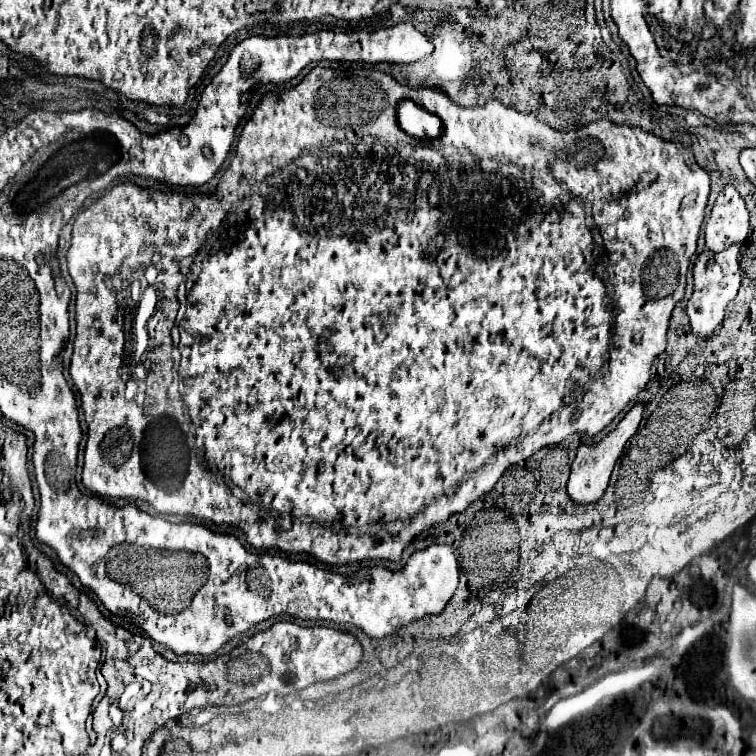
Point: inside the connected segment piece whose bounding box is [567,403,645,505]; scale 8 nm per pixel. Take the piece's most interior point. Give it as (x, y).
(590, 472)

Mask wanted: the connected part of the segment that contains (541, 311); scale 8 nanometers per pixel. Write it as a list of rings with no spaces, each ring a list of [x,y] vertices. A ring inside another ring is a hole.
[[[349,65],[349,67],[335,67],[335,69],[331,69],[331,67],[329,67],[329,69],[325,69],[325,67],[315,67],[315,69],[311,69],[311,71],[309,71],[309,75],[307,75],[307,77],[305,77],[305,79],[303,79],[303,81],[301,81],[301,83],[299,83],[299,85],[297,85],[297,87],[293,87],[293,89],[289,89],[289,91],[279,91],[279,93],[269,93],[269,95],[265,95],[265,97],[263,97],[263,101],[261,101],[261,103],[259,103],[259,105],[257,105],[257,109],[255,109],[255,113],[253,113],[253,117],[251,117],[251,119],[249,119],[249,121],[247,121],[247,123],[245,123],[245,127],[243,127],[243,131],[241,131],[241,137],[239,137],[239,143],[237,143],[237,149],[235,149],[235,157],[233,157],[233,159],[231,159],[231,163],[229,163],[229,169],[227,169],[227,181],[223,181],[223,185],[227,185],[227,189],[231,189],[231,197],[227,197],[227,201],[223,201],[223,209],[219,209],[219,213],[211,213],[211,211],[207,211],[207,213],[199,213],[199,205],[201,205],[201,195],[171,195],[171,193],[161,193],[161,191],[155,191],[155,189],[141,189],[141,187],[137,187],[137,185],[133,185],[133,183],[121,183],[121,185],[115,185],[115,187],[113,187],[113,189],[109,189],[109,191],[107,191],[107,193],[105,193],[105,195],[103,195],[103,197],[101,197],[101,199],[97,199],[97,201],[95,201],[95,203],[93,203],[93,205],[91,205],[91,207],[87,207],[87,209],[83,209],[83,211],[79,211],[79,215],[77,215],[77,219],[75,219],[75,225],[73,225],[73,239],[71,239],[71,247],[69,247],[69,253],[67,253],[67,263],[69,263],[69,273],[71,273],[71,277],[73,277],[73,283],[75,283],[75,287],[77,287],[77,301],[75,301],[75,305],[77,305],[77,335],[75,335],[75,351],[73,351],[73,359],[71,359],[71,367],[69,367],[69,371],[71,371],[71,379],[73,379],[73,383],[75,383],[75,387],[77,387],[77,389],[79,389],[79,393],[81,393],[81,407],[83,407],[83,413],[85,413],[85,419],[87,419],[87,425],[89,425],[89,433],[87,433],[87,447],[85,447],[85,465],[83,465],[83,485],[85,485],[85,487],[87,487],[87,489],[89,489],[89,491],[91,491],[91,492],[92,492],[92,491],[93,491],[93,493],[97,493],[97,495],[98,495],[98,496],[99,496],[99,497],[96,497],[96,498],[97,498],[97,499],[99,499],[99,500],[101,500],[101,501],[102,501],[102,502],[103,502],[103,503],[105,503],[105,497],[110,497],[110,498],[116,498],[116,499],[126,499],[126,500],[128,500],[128,501],[129,501],[129,502],[128,502],[128,503],[127,503],[127,504],[126,504],[126,505],[128,505],[128,504],[134,504],[134,505],[135,505],[135,506],[136,506],[136,507],[137,507],[137,508],[139,508],[139,509],[141,509],[141,510],[142,510],[142,511],[145,511],[145,512],[147,512],[147,513],[149,513],[149,515],[153,515],[153,516],[155,516],[155,517],[163,517],[163,519],[165,519],[165,520],[166,520],[166,521],[169,521],[169,522],[170,522],[170,523],[173,523],[173,524],[179,524],[179,523],[188,523],[188,522],[187,522],[187,515],[193,515],[193,517],[195,517],[195,518],[197,518],[197,519],[201,519],[201,520],[207,520],[207,521],[211,521],[211,522],[214,522],[214,523],[216,523],[216,524],[229,524],[229,525],[233,525],[233,526],[236,526],[236,527],[241,527],[241,529],[242,529],[242,531],[243,531],[243,532],[244,532],[244,533],[245,533],[245,535],[246,535],[246,537],[247,537],[247,542],[248,542],[248,543],[249,543],[249,544],[250,544],[250,545],[253,545],[253,547],[257,547],[257,549],[281,549],[281,551],[289,551],[289,553],[309,553],[309,555],[313,555],[313,557],[315,557],[315,559],[316,559],[316,560],[318,560],[318,561],[321,561],[321,563],[327,563],[327,565],[345,565],[345,563],[355,563],[355,561],[363,561],[363,559],[375,559],[375,557],[377,557],[377,547],[383,547],[383,537],[381,537],[381,533],[376,533],[376,531],[375,531],[375,529],[376,529],[376,527],[377,527],[377,526],[378,526],[378,527],[380,527],[380,526],[381,526],[381,527],[383,527],[383,528],[384,528],[384,530],[383,530],[383,532],[384,532],[384,531],[386,531],[386,532],[387,532],[387,533],[388,533],[388,534],[391,534],[391,533],[392,533],[392,532],[393,532],[393,525],[389,525],[389,524],[390,524],[390,523],[392,523],[392,522],[393,522],[393,521],[397,521],[397,520],[401,520],[401,521],[403,521],[403,520],[407,520],[407,519],[408,519],[408,520],[409,520],[409,519],[411,519],[411,517],[413,517],[413,519],[411,519],[411,523],[409,523],[409,525],[407,525],[407,527],[405,527],[405,529],[401,529],[401,531],[399,531],[399,559],[401,559],[401,555],[403,555],[403,551],[405,551],[405,549],[407,549],[407,547],[409,547],[409,545],[411,545],[411,541],[413,541],[413,539],[415,539],[415,537],[417,537],[417,535],[419,535],[419,533],[421,533],[421,531],[425,531],[425,529],[429,529],[429,527],[431,527],[431,525],[437,525],[437,523],[443,523],[443,521],[447,521],[447,519],[449,519],[449,517],[451,517],[451,515],[455,515],[455,513],[461,513],[461,511],[465,511],[465,509],[467,509],[467,505],[469,505],[469,503],[473,503],[473,501],[475,501],[475,499],[479,499],[479,497],[481,497],[481,495],[483,495],[483,493],[485,493],[485,491],[491,491],[491,489],[493,489],[493,487],[495,487],[495,483],[497,483],[497,481],[499,481],[499,477],[501,477],[501,475],[503,475],[503,473],[505,473],[505,469],[507,469],[507,467],[509,467],[509,465],[513,465],[513,463],[521,463],[521,461],[523,461],[523,459],[527,459],[527,457],[531,457],[531,455],[533,455],[533,453],[537,453],[537,451],[539,451],[539,449],[541,449],[541,447],[547,447],[547,445],[555,445],[555,444],[559,444],[559,443],[560,443],[560,442],[561,442],[561,441],[563,441],[563,440],[564,440],[564,439],[565,439],[565,438],[566,438],[566,437],[567,437],[567,435],[573,435],[573,433],[587,433],[587,435],[589,435],[589,437],[593,437],[593,435],[597,435],[597,433],[601,433],[601,431],[603,431],[603,429],[605,429],[605,427],[607,427],[607,425],[609,425],[609,423],[611,423],[611,421],[613,421],[613,419],[615,419],[615,417],[617,417],[617,415],[619,415],[619,413],[621,413],[621,411],[623,411],[623,409],[625,409],[625,407],[627,407],[627,405],[629,405],[629,403],[631,403],[631,401],[633,401],[633,399],[637,399],[637,395],[639,395],[639,393],[641,393],[641,391],[643,391],[643,389],[645,389],[645,385],[647,385],[647,381],[649,381],[649,379],[651,379],[651,365],[653,365],[653,361],[655,361],[655,357],[657,357],[657,355],[661,355],[661,353],[663,353],[663,351],[665,351],[665,347],[667,347],[667,327],[669,327],[669,317],[671,317],[671,311],[673,311],[673,307],[675,307],[675,305],[677,305],[677,301],[679,301],[679,299],[681,299],[681,297],[683,297],[683,295],[685,295],[685,285],[687,285],[687,267],[689,267],[689,259],[691,259],[691,257],[693,257],[693,253],[695,253],[695,251],[697,251],[697,239],[699,239],[699,231],[701,231],[701,223],[703,223],[703,219],[705,219],[705,207],[707,207],[707,199],[709,199],[709,173],[707,173],[707,171],[705,171],[705,169],[701,169],[701,167],[699,167],[699,165],[697,165],[697,161],[695,161],[695,157],[693,157],[693,153],[691,153],[691,149],[689,149],[689,147],[683,147],[683,145],[679,145],[679,143],[671,143],[671,141],[665,141],[665,139],[659,139],[659,137],[655,137],[655,135],[651,135],[651,133],[647,133],[647,131],[643,131],[643,129],[637,129],[637,127],[629,127],[629,125],[613,125],[613,123],[611,123],[611,121],[605,121],[605,119],[601,119],[601,121],[595,121],[595,123],[589,123],[589,125],[585,125],[585,127],[579,127],[579,129],[577,129],[577,131],[559,131],[559,129],[553,129],[553,127],[549,127],[549,125],[547,125],[547,123],[543,123],[543,121],[539,121],[539,119],[537,119],[537,117],[535,117],[535,115],[531,115],[531,113],[529,113],[529,117],[525,117],[525,115],[523,115],[523,113],[521,113],[521,111],[517,111],[517,109],[515,109],[515,107],[507,107],[507,105],[503,105],[503,103],[501,103],[501,101],[497,101],[497,99],[493,99],[493,101],[487,101],[487,103],[485,103],[485,105],[483,105],[483,107],[471,107],[471,109],[467,109],[467,107],[461,107],[461,105],[457,105],[457,103],[453,103],[453,101],[451,101],[451,99],[449,99],[449,97],[447,97],[447,95],[445,95],[445,93],[443,93],[443,91],[439,91],[439,89],[413,89],[413,87],[407,87],[407,85],[401,85],[401,83],[397,83],[397,81],[395,81],[395,79],[393,79],[393,77],[389,77],[389,75],[385,75],[385,73],[381,73],[381,71],[375,71],[375,69],[365,69],[365,67],[359,67],[359,65]],[[405,99],[409,99],[409,101],[413,101],[413,103],[417,103],[417,105],[421,105],[421,107],[423,107],[423,109],[427,109],[427,111],[429,111],[429,113],[435,113],[435,115],[437,115],[437,117],[439,117],[439,119],[441,119],[441,135],[439,135],[439,137],[437,137],[437,139],[417,139],[417,137],[411,137],[411,135],[407,135],[407,133],[405,133],[405,131],[403,131],[403,129],[401,129],[401,127],[399,127],[399,123],[397,123],[397,103],[401,103],[401,101],[405,101]],[[539,169],[543,169],[543,171],[553,171],[553,177],[555,177],[555,179],[557,179],[557,181],[563,181],[563,183],[565,183],[565,185],[567,185],[567,189],[569,189],[569,193],[571,193],[571,197],[569,197],[569,193],[567,193],[567,191],[565,191],[565,189],[563,189],[563,187],[561,187],[561,185],[559,185],[559,183],[557,183],[557,181],[555,181],[555,179],[553,179],[553,177],[547,177],[547,173],[539,173]],[[579,197],[581,197],[581,199],[583,199],[583,201],[587,201],[587,203],[591,203],[591,205],[593,205],[593,219],[595,219],[595,229],[597,229],[597,233],[599,233],[599,237],[601,237],[601,247],[603,247],[603,253],[601,253],[601,259],[603,259],[603,255],[605,255],[605,263],[607,263],[607,275],[609,275],[609,279],[611,279],[611,281],[613,281],[613,287],[615,287],[615,291],[613,291],[613,301],[615,301],[615,305],[613,305],[613,314],[612,314],[612,309],[611,309],[611,304],[612,304],[612,299],[611,299],[611,298],[612,298],[612,297],[611,297],[611,296],[610,296],[610,295],[609,295],[609,287],[605,287],[605,281],[603,281],[603,277],[599,277],[599,273],[597,273],[597,265],[599,265],[599,247],[597,247],[597,245],[595,245],[595,239],[593,239],[593,233],[591,233],[591,227],[589,227],[589,225],[587,225],[587,213],[585,213],[585,205],[583,205],[583,203],[581,203],[581,199],[579,199]],[[194,255],[195,255],[195,257],[193,257],[193,265],[191,265],[191,273],[193,273],[193,283],[191,283],[191,285],[193,285],[193,287],[187,287],[187,311],[185,311],[185,317],[183,317],[183,321],[181,321],[181,323],[179,323],[179,329],[181,329],[181,339],[179,339],[179,345],[177,345],[177,347],[179,347],[179,353],[181,353],[181,363],[179,363],[179,368],[178,368],[178,369],[177,369],[177,370],[175,370],[175,368],[174,368],[174,362],[173,362],[173,359],[172,359],[172,358],[168,358],[168,360],[167,360],[167,361],[166,361],[166,359],[163,359],[163,360],[162,360],[162,362],[160,362],[160,361],[157,361],[157,360],[155,360],[155,361],[154,361],[154,358],[153,358],[153,356],[154,356],[154,353],[155,353],[155,352],[154,352],[154,351],[155,351],[155,349],[156,349],[156,348],[157,348],[157,347],[158,347],[158,343],[159,343],[159,341],[167,341],[167,342],[169,342],[169,343],[168,343],[168,344],[169,344],[169,345],[171,345],[171,349],[172,349],[172,346],[173,346],[173,343],[172,343],[172,340],[171,340],[171,337],[170,337],[170,328],[171,328],[171,327],[172,327],[172,321],[169,321],[169,319],[165,319],[165,318],[164,318],[164,319],[162,319],[162,320],[161,320],[161,321],[160,321],[160,322],[159,322],[159,324],[158,324],[158,325],[157,325],[157,326],[156,326],[156,328],[155,328],[155,330],[154,330],[154,337],[150,337],[150,338],[149,338],[149,339],[148,339],[148,345],[147,345],[147,348],[146,348],[146,350],[128,350],[128,349],[129,349],[129,347],[128,347],[128,344],[125,344],[125,333],[123,333],[123,321],[125,321],[125,319],[123,319],[123,317],[119,317],[119,299],[121,299],[121,295],[122,295],[122,294],[121,294],[121,293],[122,293],[122,291],[123,291],[123,293],[124,293],[124,294],[125,294],[125,291],[128,291],[128,292],[127,292],[127,296],[125,296],[125,298],[124,298],[124,299],[126,299],[126,298],[127,298],[127,297],[129,297],[129,296],[130,296],[130,298],[131,298],[131,291],[130,291],[130,289],[131,289],[131,285],[132,285],[132,284],[134,284],[134,281],[139,281],[139,283],[140,283],[140,285],[141,285],[141,289],[142,289],[142,292],[143,292],[143,291],[144,291],[144,290],[145,290],[145,289],[146,289],[146,288],[147,288],[147,287],[149,287],[149,286],[153,286],[153,287],[155,287],[155,285],[156,285],[156,284],[158,284],[158,283],[159,283],[159,282],[160,282],[160,283],[161,283],[161,281],[159,281],[159,275],[161,275],[161,273],[163,273],[163,272],[162,272],[162,271],[163,271],[163,269],[165,269],[165,267],[167,267],[167,265],[171,265],[171,263],[173,263],[173,261],[175,261],[175,263],[177,263],[177,265],[179,265],[179,262],[180,262],[180,260],[182,260],[182,259],[184,259],[184,258],[186,258],[186,257],[191,257],[191,256],[194,256]],[[150,265],[154,265],[154,266],[155,266],[155,267],[156,267],[156,268],[157,268],[157,270],[158,270],[158,271],[159,271],[159,274],[158,274],[158,276],[157,276],[157,278],[156,278],[156,282],[155,282],[155,284],[154,284],[154,285],[150,285],[150,284],[149,284],[149,283],[148,283],[148,281],[147,281],[147,280],[146,280],[146,278],[145,278],[145,277],[144,277],[144,273],[145,273],[145,271],[146,271],[146,269],[147,269],[147,268],[148,268],[148,266],[150,266]],[[123,345],[125,345],[125,348],[124,348],[124,360],[125,360],[125,354],[126,354],[126,352],[127,352],[127,353],[129,353],[129,356],[130,356],[130,357],[131,357],[131,358],[132,358],[132,360],[136,360],[136,361],[123,361]],[[83,347],[87,347],[87,355],[81,355],[81,351],[83,351]],[[170,393],[177,393],[177,394],[178,394],[178,396],[179,396],[179,397],[182,397],[182,400],[183,400],[183,402],[184,402],[184,407],[185,407],[185,409],[186,409],[186,411],[187,411],[187,413],[188,413],[188,414],[189,414],[189,417],[191,417],[191,421],[193,421],[193,425],[195,425],[195,433],[197,433],[197,445],[199,445],[199,449],[201,449],[201,451],[203,451],[203,455],[205,455],[205,461],[207,461],[207,463],[209,463],[209,465],[213,465],[213,467],[217,467],[217,469],[219,469],[219,471],[221,471],[221,473],[223,473],[223,475],[221,475],[221,473],[207,473],[207,465],[205,465],[205,463],[203,463],[203,461],[199,461],[199,459],[197,459],[197,449],[195,449],[195,435],[193,435],[193,427],[191,427],[191,423],[189,423],[189,421],[187,421],[187,413],[185,413],[185,409],[183,409],[183,405],[181,405],[181,401],[177,401],[177,403],[175,403],[175,405],[173,405],[173,401],[171,401],[171,399],[169,399],[169,397],[168,397],[168,396],[169,396],[169,394],[170,394]],[[135,455],[151,455],[151,457],[149,457],[149,461],[147,461],[147,463],[141,463],[141,461],[139,461],[139,463],[133,463],[133,461],[129,461],[129,459],[133,459],[133,457],[135,457]],[[223,477],[225,477],[225,479],[231,479],[231,481],[233,481],[233,485],[237,485],[237,487],[239,487],[239,489],[241,489],[241,491],[243,491],[243,493],[245,493],[245,495],[247,495],[247,497],[249,497],[249,501],[253,501],[253,503],[255,503],[255,505],[259,505],[259,507],[265,507],[265,509],[273,509],[273,511],[277,511],[277,513],[279,513],[279,515],[289,515],[289,517],[279,517],[279,519],[273,519],[273,523],[271,523],[271,529],[267,529],[267,531],[263,531],[263,529],[261,529],[261,527],[263,527],[263,523],[261,523],[261,515],[257,515],[257,513],[255,513],[255,509],[249,509],[249,507],[247,507],[247,505],[245,505],[245,503],[243,503],[243,501],[239,501],[239,497],[238,497],[238,496],[236,496],[236,495],[235,495],[235,494],[234,494],[234,490],[233,490],[233,488],[231,488],[231,487],[230,487],[230,486],[229,486],[229,485],[227,485],[227,481],[223,481]],[[292,517],[303,517],[303,523],[305,523],[305,521],[307,521],[307,517],[309,517],[309,519],[313,519],[313,521],[315,521],[315,525],[295,525],[295,523],[293,523],[293,521],[295,521],[295,518],[293,518],[293,519],[292,519]]]

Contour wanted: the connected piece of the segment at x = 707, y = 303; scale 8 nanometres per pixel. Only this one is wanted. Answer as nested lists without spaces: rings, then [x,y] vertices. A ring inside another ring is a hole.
[[[729,247],[723,253],[711,253],[705,251],[697,257],[693,265],[693,295],[687,301],[687,317],[691,325],[691,333],[697,335],[699,339],[709,339],[715,329],[721,325],[725,317],[725,309],[729,301],[735,299],[739,287],[741,287],[741,271],[739,271],[739,247]]]

